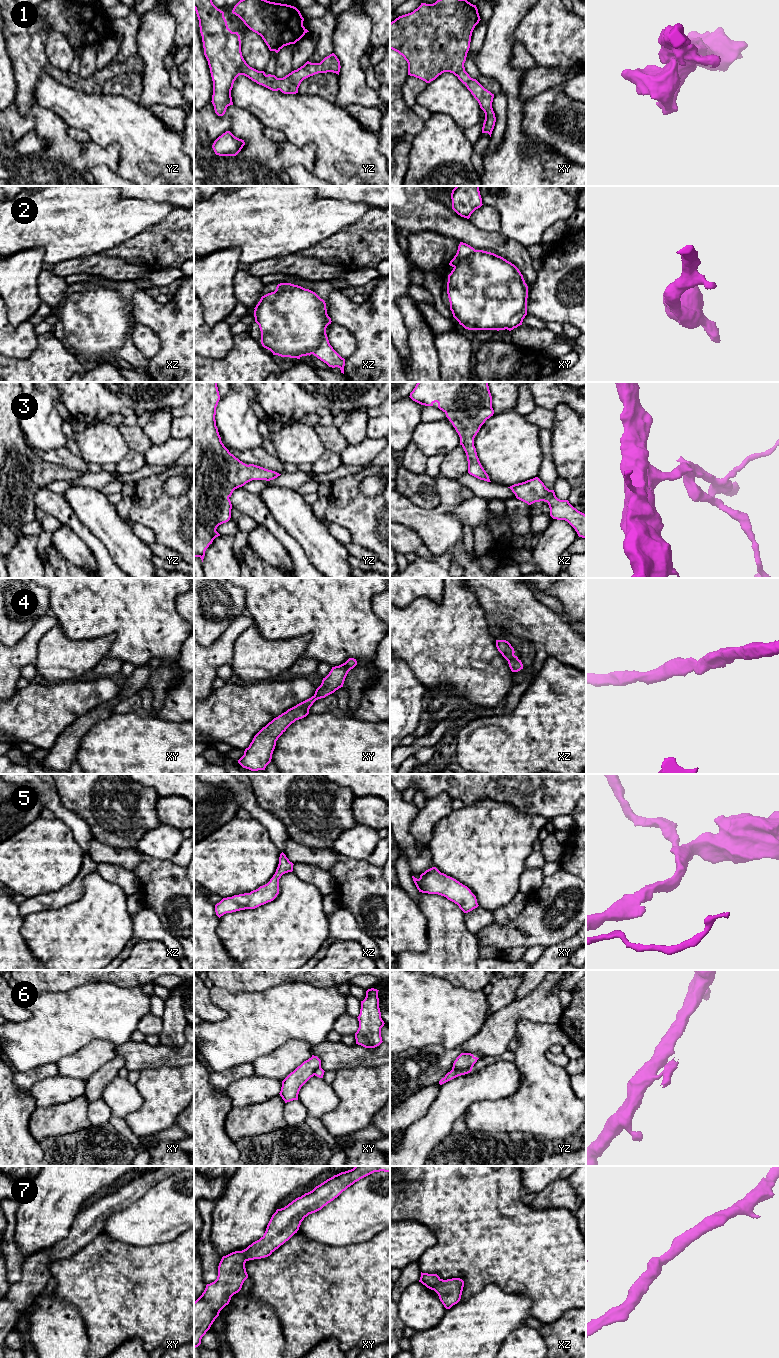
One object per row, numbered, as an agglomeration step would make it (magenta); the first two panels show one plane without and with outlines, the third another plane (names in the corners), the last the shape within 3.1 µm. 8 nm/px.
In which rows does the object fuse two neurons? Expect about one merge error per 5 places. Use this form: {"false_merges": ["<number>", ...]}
{"false_merges": ["6"]}

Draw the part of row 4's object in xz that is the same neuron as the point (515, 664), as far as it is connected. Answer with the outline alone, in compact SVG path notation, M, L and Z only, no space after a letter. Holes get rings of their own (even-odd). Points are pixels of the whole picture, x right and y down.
M496 640L496 647L502 656L508 661L509 667L512 672L518 672L523 669L523 664L517 656L514 655L515 651L511 644L506 640Z

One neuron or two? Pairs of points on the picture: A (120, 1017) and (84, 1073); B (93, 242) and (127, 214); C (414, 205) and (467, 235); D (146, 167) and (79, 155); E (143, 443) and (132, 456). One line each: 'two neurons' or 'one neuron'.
A: two neurons
B: one neuron
C: one neuron
D: two neurons
E: two neurons

